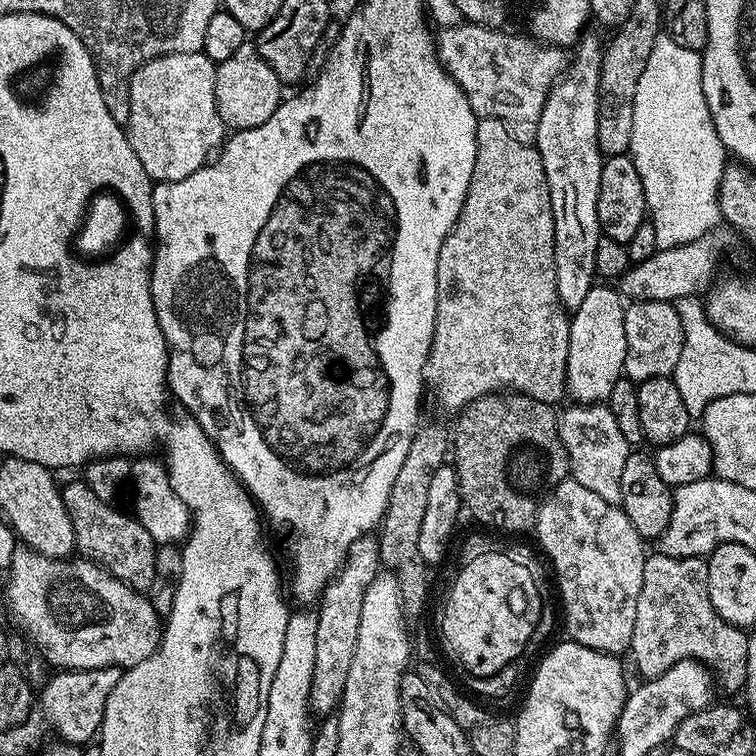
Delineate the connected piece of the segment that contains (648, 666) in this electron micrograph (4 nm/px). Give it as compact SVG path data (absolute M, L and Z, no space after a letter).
M655 555L644 561L638 614L634 614L630 657L641 677L657 676L678 662L694 659L711 669L719 687L721 684L726 691L739 693L746 682L748 632L735 628L714 610L708 593L707 563L699 556Z

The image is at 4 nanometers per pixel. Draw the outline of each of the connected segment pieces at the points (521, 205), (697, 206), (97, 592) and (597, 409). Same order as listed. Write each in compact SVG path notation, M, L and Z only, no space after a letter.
M481 117L476 124L475 132L475 166L474 172L470 178L470 186L466 190L466 202L460 205L460 213L458 218L452 222L452 229L450 234L444 237L442 242L442 250L436 254L436 321L434 322L434 330L430 334L430 354L428 355L428 361L423 369L424 372L424 383L427 391L432 391L436 395L436 400L444 408L453 408L453 410L459 410L465 408L470 402L474 402L478 398L488 396L492 392L521 392L524 396L534 398L538 402L546 402L547 404L556 406L559 405L560 399L565 399L568 386L567 386L567 355L570 349L570 316L563 305L560 304L558 296L558 287L555 281L555 266L554 266L554 218L551 216L551 200L550 190L547 188L546 172L544 172L544 166L542 164L541 156L535 145L524 144L519 142L512 134L510 130L505 126L500 119L486 119Z
M696 100L634 101L633 133L628 154L642 180L648 218L656 232L658 250L673 249L674 246L685 245L688 241L696 241L721 223L718 194L722 174L728 164L728 155L718 138L707 104L696 104Z
M17 547L6 573L4 596L8 599L8 612L16 624L28 635L28 640L44 652L44 660L56 670L78 668L118 668L127 670L146 662L160 645L162 618L157 615L147 595L114 578L99 564L83 558L51 560L33 548Z
M573 403L571 407L565 412L561 411L558 416L571 479L598 494L598 498L619 504L622 498L622 466L626 466L630 446L626 438L622 438L622 430L618 430L618 422L614 422L614 414L607 403Z

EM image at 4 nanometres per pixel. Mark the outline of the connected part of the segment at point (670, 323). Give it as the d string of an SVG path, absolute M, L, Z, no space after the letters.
M638 300L629 303L624 309L626 334L626 356L623 375L633 382L656 379L659 376L671 377L682 355L682 318L678 318L675 303L667 300Z

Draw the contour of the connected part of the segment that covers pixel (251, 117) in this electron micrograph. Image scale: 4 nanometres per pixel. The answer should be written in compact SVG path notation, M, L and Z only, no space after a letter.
M246 42L238 46L235 54L230 54L226 62L216 65L216 81L214 82L214 98L218 106L218 114L222 118L225 129L239 130L257 128L278 110L282 99L282 85L278 74L266 66L262 54L258 54L255 43Z

